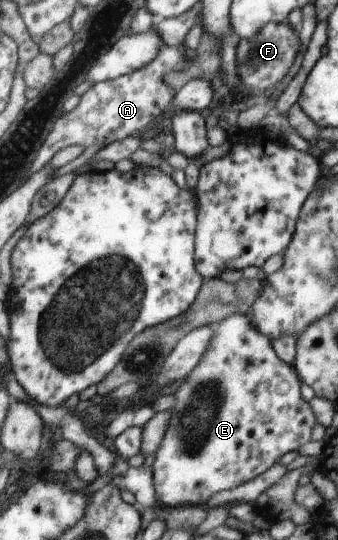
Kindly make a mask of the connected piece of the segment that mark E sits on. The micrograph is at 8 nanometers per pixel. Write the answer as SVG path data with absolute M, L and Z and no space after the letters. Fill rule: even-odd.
M250 314L228 315L220 324L211 324L211 328L214 338L210 340L206 356L200 358L198 366L184 377L184 382L174 392L176 404L170 409L172 418L166 436L155 452L154 488L156 500L162 507L198 507L214 494L254 480L278 464L286 453L313 440L316 420L308 402L302 400L301 380L294 368L279 357L268 335L252 326Z

